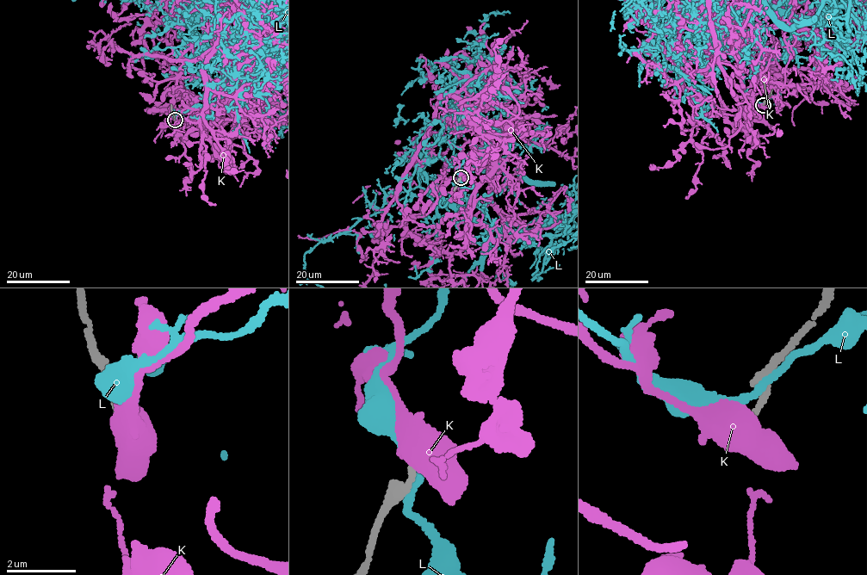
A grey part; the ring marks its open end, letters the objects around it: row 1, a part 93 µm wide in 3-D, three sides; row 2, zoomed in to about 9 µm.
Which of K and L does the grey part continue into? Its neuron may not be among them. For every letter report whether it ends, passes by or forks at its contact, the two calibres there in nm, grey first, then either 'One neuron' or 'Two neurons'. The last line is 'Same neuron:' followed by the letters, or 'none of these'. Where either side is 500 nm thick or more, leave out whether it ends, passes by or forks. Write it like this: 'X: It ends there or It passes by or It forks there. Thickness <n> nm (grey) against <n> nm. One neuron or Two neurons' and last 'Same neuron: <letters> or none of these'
K: Thickness 180 nm (grey) against 750 nm. Two neurons
L: It passes by. Thickness 400 nm (grey) against 190 nm. Two neurons
Same neuron: none of these

